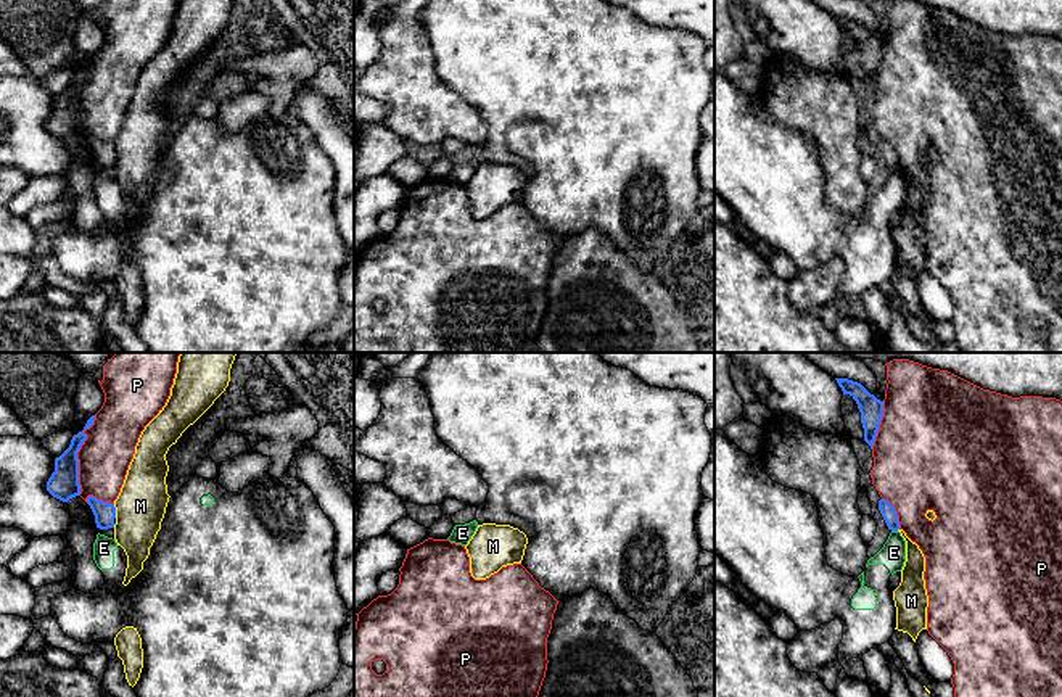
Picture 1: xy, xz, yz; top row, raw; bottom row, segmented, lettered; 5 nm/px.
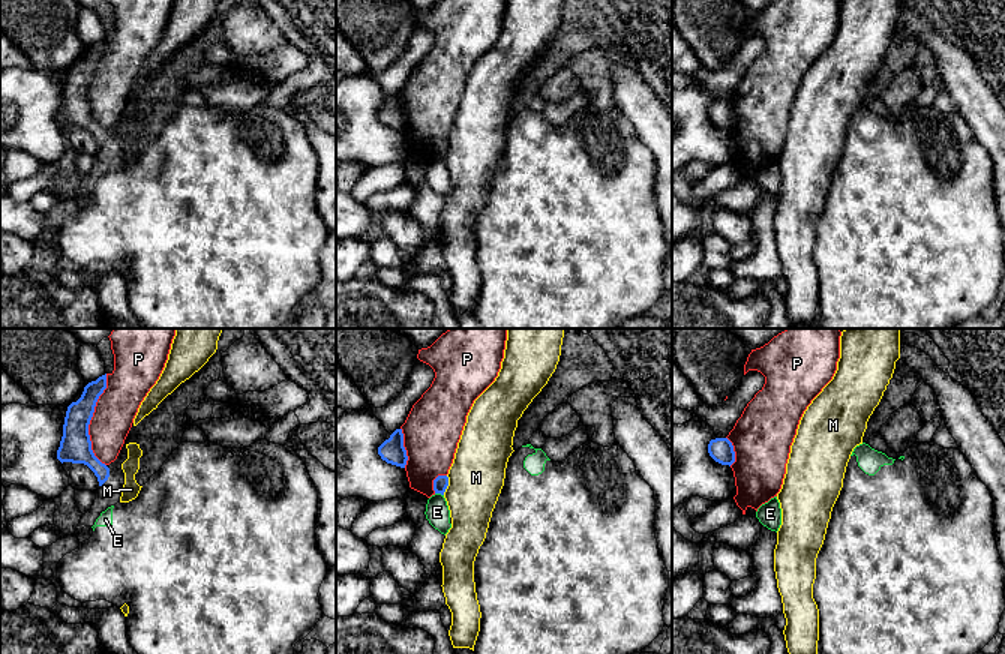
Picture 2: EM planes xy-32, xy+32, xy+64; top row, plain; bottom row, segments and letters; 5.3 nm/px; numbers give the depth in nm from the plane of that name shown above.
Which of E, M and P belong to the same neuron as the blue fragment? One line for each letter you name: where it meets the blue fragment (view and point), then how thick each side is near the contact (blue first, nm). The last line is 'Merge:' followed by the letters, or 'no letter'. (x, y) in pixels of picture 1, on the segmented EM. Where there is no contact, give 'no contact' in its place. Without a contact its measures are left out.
Merge: no letter

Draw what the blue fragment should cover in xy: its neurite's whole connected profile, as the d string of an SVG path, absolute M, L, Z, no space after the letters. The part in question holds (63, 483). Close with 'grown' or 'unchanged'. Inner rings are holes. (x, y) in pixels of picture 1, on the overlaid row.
M79 431L72 436L69 447L55 459L55 472L47 481L47 491L63 502L79 496L82 491L79 485L77 452L85 439L87 435Z; unchanged

